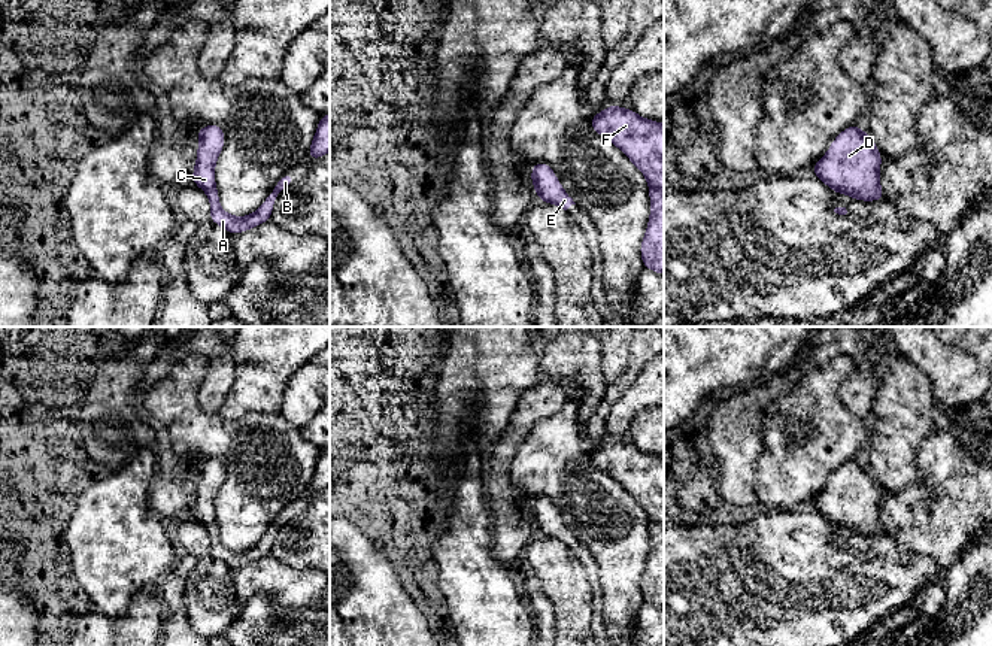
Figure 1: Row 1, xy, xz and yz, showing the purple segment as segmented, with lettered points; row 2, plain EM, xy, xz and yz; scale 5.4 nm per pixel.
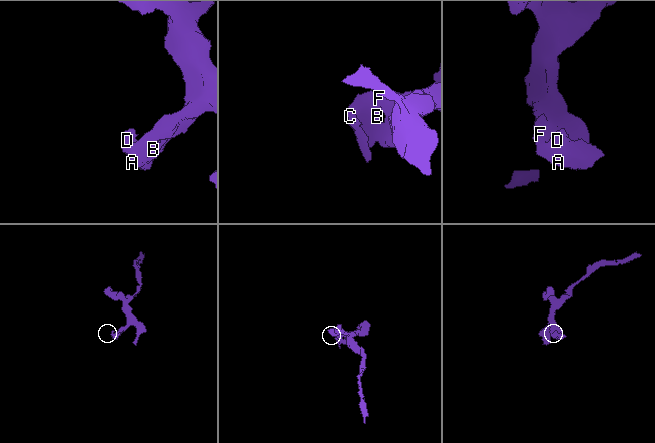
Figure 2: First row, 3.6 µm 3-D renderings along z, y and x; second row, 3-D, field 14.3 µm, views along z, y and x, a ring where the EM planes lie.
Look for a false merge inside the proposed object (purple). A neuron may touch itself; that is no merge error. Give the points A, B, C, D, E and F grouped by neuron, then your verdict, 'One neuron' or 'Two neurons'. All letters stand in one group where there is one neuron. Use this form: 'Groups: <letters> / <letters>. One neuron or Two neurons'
Groups: A B C D E F. One neuron

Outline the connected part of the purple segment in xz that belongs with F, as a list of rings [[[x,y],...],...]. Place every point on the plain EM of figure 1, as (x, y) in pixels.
[[[609,439],[603,446],[591,449],[591,461],[619,482],[649,518],[650,551],[640,577],[640,589],[643,601],[664,609],[664,458],[646,454],[632,443]]]

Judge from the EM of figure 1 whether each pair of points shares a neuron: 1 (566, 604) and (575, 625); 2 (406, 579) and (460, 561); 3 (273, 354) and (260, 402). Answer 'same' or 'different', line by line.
1: same
2: different
3: same

